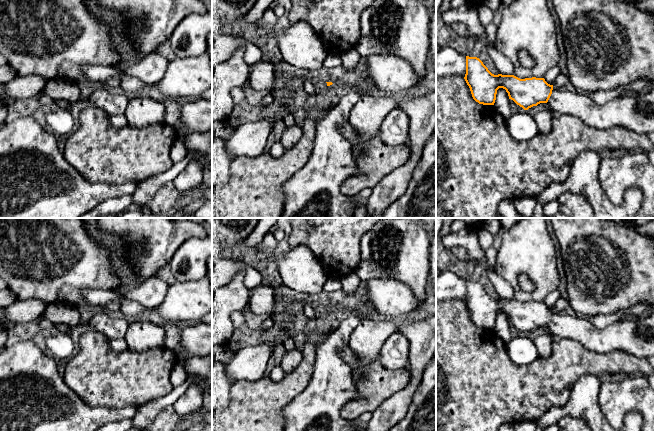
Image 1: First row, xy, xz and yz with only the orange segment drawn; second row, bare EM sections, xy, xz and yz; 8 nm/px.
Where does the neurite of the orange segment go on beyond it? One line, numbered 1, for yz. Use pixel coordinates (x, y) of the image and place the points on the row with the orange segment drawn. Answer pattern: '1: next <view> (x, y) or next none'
1: next yz (635, 112)

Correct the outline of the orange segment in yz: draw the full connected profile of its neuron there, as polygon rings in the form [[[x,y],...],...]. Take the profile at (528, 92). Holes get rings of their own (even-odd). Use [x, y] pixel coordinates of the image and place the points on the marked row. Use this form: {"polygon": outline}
{"polygon": [[[466,56],[464,79],[470,88],[473,99],[479,104],[494,105],[497,90],[503,88],[508,93],[509,99],[524,110],[540,103],[547,103],[552,112],[571,114],[598,130],[622,127],[639,134],[654,133],[654,86],[648,91],[619,96],[605,105],[600,105],[594,102],[587,93],[554,87],[548,84],[544,78],[520,79],[514,75],[494,75],[479,58],[469,56]]]}

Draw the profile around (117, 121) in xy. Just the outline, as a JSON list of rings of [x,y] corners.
[[[109,115],[108,122],[114,128],[121,128],[127,125],[127,120],[125,115]]]

